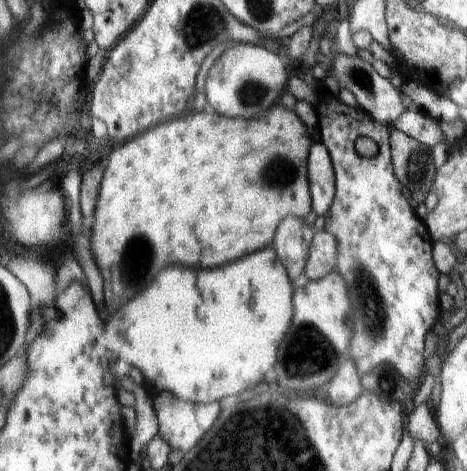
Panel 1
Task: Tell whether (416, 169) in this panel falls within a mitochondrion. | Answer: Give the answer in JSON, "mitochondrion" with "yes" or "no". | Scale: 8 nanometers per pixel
{"mitochondrion":"yes"}

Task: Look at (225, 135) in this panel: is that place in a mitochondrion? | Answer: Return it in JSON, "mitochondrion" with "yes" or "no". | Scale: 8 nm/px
{"mitochondrion":"no"}

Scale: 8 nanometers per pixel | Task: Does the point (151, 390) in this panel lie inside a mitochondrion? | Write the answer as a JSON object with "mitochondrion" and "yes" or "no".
{"mitochondrion":"no"}

